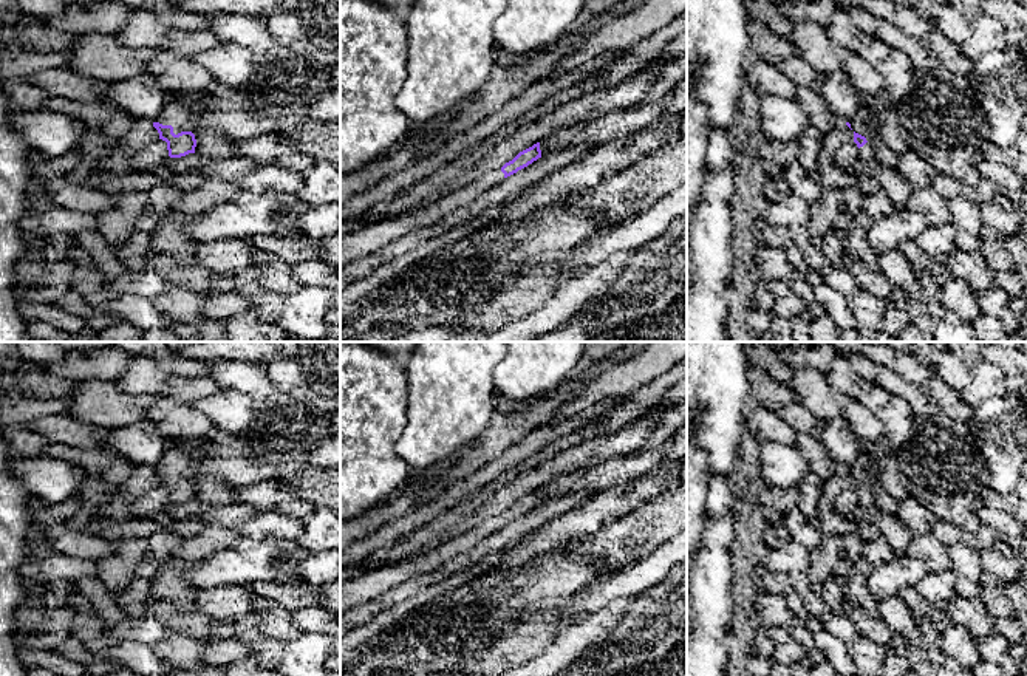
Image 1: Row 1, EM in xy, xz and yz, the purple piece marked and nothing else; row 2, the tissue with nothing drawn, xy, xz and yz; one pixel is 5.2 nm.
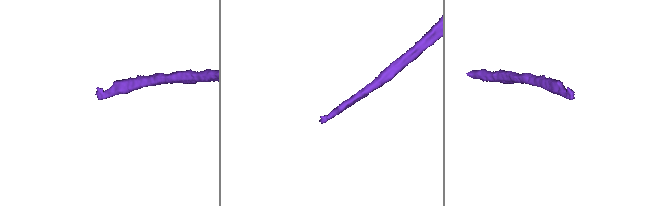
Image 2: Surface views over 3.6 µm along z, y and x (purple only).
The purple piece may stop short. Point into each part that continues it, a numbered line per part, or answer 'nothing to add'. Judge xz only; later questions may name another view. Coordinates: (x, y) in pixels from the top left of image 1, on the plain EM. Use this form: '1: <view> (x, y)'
1: xz (373, 583)

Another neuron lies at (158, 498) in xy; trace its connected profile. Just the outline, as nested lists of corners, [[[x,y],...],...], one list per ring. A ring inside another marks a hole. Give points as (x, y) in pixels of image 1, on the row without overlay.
[[[159,486],[152,493],[139,497],[128,509],[128,517],[153,518],[162,531],[178,534],[181,537],[198,535],[206,523],[198,518],[172,518],[165,514],[169,506],[167,489]]]

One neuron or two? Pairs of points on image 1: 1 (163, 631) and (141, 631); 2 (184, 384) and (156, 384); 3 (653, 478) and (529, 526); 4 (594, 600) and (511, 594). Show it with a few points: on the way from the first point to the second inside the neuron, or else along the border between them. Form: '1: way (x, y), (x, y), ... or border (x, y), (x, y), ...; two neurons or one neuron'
1: way (158, 631), (146, 631); one neuron
2: way (178, 384), (163, 384); one neuron
3: border (590, 498), (551, 518), (532, 532); two neurons
4: border (563, 599), (559, 602); two neurons

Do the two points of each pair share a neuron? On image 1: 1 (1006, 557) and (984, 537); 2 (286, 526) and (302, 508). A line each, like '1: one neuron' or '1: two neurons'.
1: two neurons
2: two neurons

